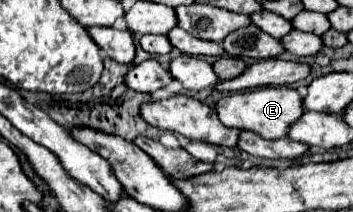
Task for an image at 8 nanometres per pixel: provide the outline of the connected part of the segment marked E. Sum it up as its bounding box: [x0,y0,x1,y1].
[217,86,303,140]

